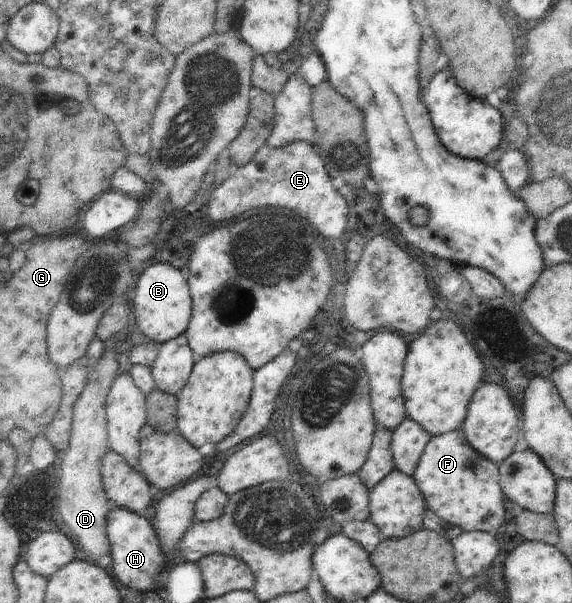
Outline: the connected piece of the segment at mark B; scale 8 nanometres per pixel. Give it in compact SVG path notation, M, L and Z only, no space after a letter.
M162 262L147 268L133 284L129 297L132 306L134 329L159 344L182 335L189 326L193 301L191 300L188 275L175 269L172 264Z

